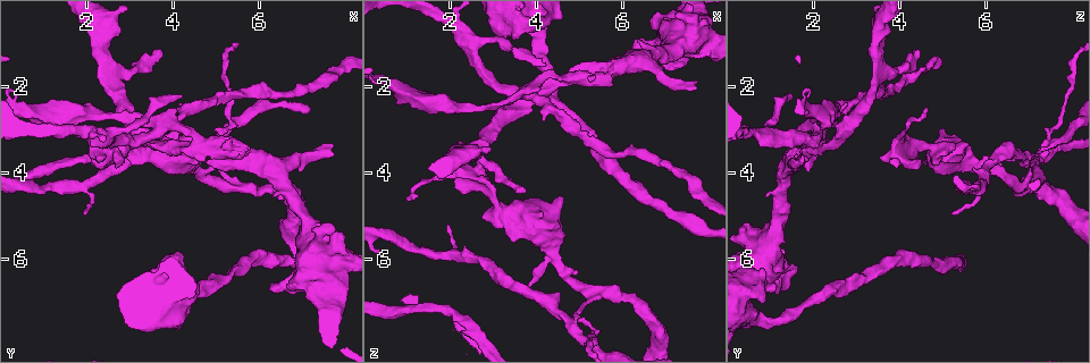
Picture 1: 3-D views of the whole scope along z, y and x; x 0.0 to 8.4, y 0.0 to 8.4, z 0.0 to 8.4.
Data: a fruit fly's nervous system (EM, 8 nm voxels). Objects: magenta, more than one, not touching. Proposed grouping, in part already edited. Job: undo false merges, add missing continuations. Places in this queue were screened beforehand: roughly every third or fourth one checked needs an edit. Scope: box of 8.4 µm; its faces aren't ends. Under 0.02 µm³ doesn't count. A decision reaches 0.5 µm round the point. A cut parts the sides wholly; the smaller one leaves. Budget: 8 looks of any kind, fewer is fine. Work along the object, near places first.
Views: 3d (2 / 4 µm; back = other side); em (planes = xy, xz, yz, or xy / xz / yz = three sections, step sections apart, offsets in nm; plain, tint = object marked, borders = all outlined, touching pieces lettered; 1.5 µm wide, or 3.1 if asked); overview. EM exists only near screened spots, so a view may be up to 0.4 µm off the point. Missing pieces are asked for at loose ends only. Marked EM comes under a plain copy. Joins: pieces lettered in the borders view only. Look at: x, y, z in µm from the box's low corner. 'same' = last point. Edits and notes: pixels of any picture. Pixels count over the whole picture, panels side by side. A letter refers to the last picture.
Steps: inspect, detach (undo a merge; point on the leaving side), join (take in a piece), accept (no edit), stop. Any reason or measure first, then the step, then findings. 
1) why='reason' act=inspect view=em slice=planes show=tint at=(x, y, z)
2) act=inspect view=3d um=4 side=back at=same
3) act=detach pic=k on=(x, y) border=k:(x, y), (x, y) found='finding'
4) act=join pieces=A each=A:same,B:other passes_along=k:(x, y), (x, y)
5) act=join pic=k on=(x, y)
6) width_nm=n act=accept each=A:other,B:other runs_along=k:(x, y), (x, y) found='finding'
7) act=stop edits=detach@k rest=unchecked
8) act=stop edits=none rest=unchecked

why='thin neck' act=inspect view=3d um=4 at=(5.35, 6.30, 3.40)

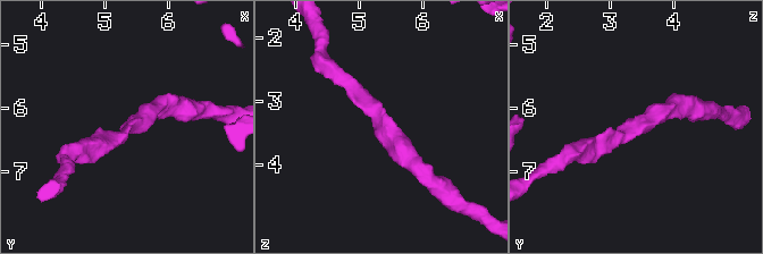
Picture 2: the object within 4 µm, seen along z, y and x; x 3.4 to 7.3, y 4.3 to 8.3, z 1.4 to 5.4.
act=inspect view=em slice=planes show=borders at=(5.30, 6.35, 3.30)

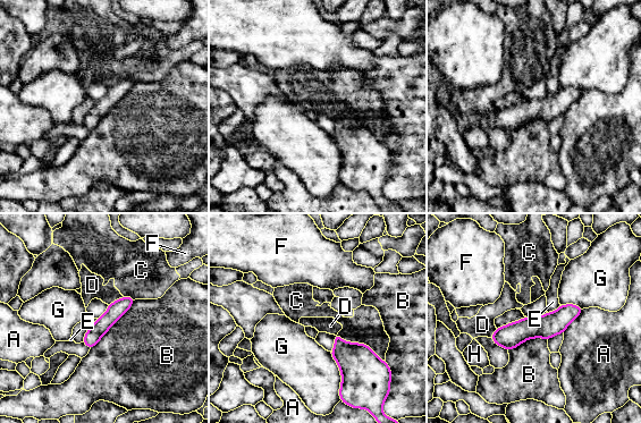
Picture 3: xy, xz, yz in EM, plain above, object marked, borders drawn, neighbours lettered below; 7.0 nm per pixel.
longest_contact=B:480nm act=accept each=A:other,B:other,C:other,D:other,E:other,F:other,G:other,H:other found='continuous, no second neuron'

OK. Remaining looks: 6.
why='branch stops here' act=inspect view=3d um=2 at=(7.75, 3.45, 1.95)

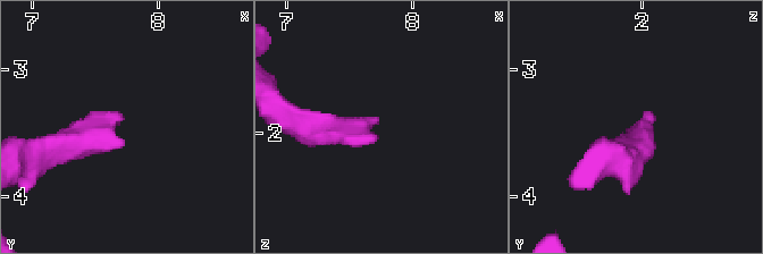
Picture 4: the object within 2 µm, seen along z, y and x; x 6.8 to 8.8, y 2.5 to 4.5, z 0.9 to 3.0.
act=inspect view=em slice=planes show=borders at=(7.70, 3.38, 2.00)

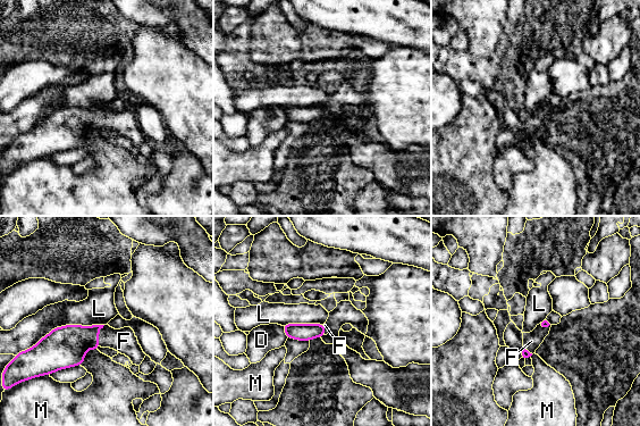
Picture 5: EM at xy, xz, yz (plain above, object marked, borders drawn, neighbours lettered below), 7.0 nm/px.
act=join pieces=F each=D:other,F:same,L:other,M:other passes_along=5:(65, 347), (98, 334), (124, 341) found='the neuron continues'

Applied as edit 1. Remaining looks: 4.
why='thin end' act=inspect view=em slice=planes show=tint at=(4.25, 2.20, 1.55)

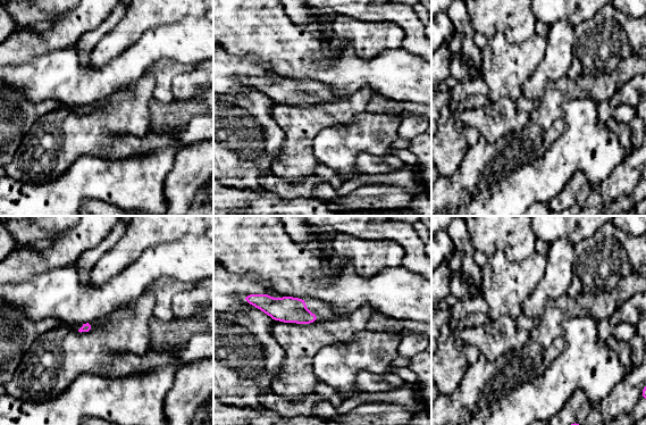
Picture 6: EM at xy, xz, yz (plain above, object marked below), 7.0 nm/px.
why='what lies round it' act=inspect view=em slice=planes show=borders at=same

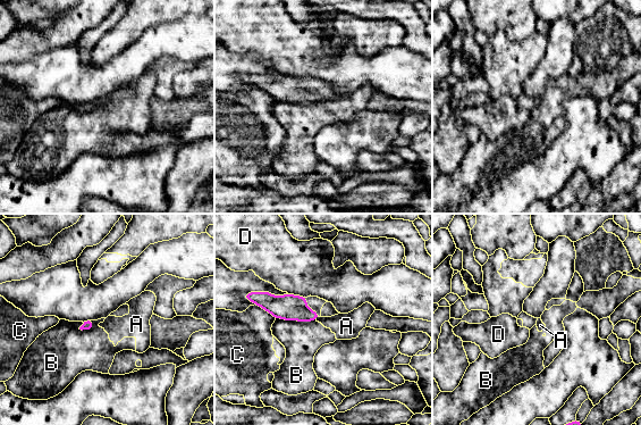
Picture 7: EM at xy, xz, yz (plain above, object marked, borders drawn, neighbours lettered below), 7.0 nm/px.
longest_contact=B:280nm act=accept each=A:other,B:other,C:other,D:other border=7:(276, 317), (304, 322), (315, 319) found='no lettered piece goes on from it'

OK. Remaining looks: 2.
act=stop edits=join@5 rest=unchecked

